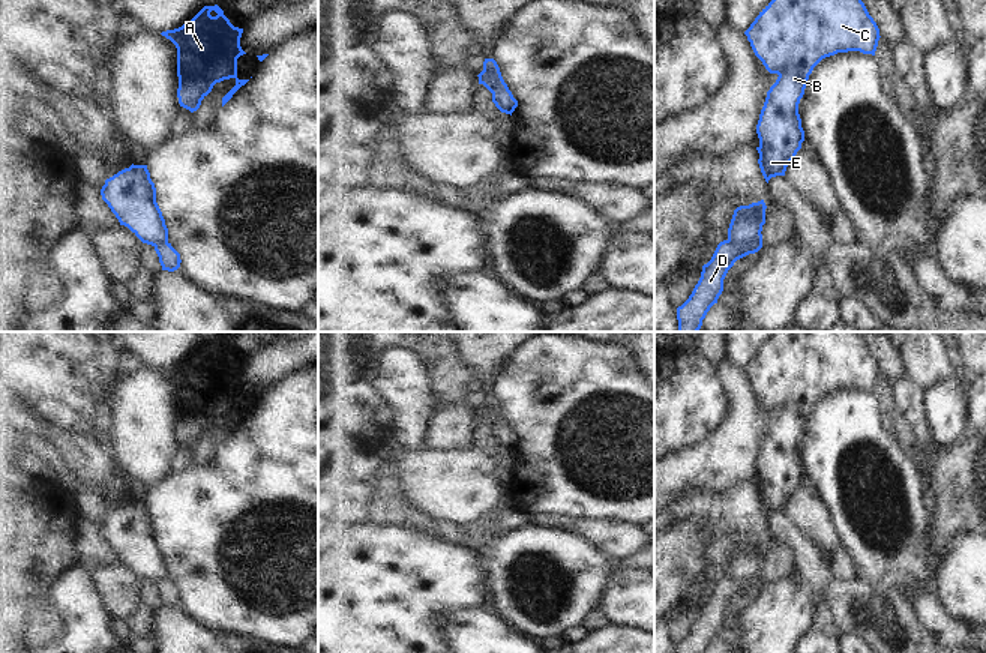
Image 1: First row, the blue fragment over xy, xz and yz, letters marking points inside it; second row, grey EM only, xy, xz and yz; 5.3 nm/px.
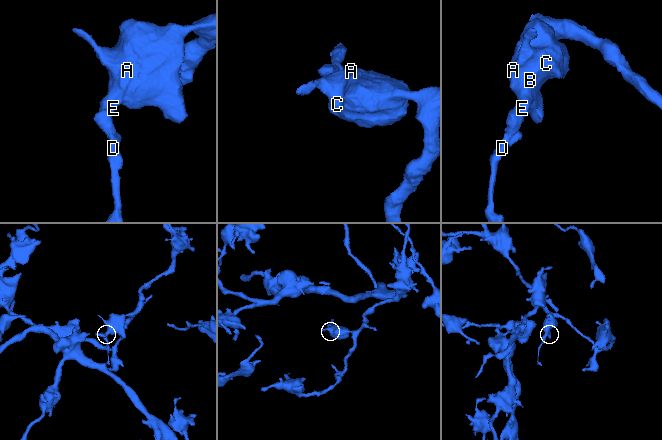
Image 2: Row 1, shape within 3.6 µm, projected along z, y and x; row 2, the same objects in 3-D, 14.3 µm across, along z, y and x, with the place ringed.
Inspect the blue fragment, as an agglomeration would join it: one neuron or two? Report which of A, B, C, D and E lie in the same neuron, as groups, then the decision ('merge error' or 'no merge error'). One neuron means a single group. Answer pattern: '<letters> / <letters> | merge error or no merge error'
A B C E / D | merge error

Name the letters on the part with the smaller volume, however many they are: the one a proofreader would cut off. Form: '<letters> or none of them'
D

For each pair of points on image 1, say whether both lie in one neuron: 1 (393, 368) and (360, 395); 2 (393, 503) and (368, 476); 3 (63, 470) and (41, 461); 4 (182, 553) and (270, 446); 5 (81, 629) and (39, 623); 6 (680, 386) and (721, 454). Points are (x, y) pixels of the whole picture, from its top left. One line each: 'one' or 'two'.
1: two
2: two
3: one
4: one
5: two
6: two

